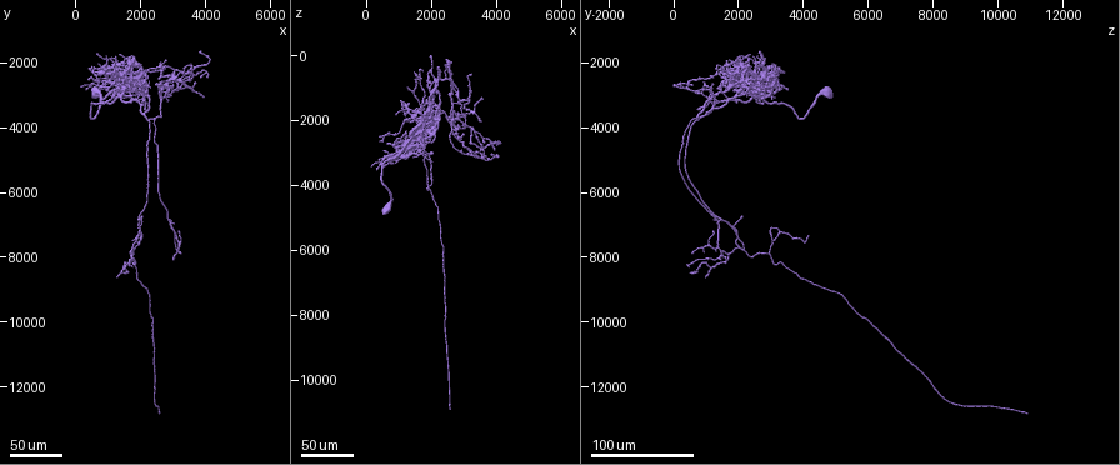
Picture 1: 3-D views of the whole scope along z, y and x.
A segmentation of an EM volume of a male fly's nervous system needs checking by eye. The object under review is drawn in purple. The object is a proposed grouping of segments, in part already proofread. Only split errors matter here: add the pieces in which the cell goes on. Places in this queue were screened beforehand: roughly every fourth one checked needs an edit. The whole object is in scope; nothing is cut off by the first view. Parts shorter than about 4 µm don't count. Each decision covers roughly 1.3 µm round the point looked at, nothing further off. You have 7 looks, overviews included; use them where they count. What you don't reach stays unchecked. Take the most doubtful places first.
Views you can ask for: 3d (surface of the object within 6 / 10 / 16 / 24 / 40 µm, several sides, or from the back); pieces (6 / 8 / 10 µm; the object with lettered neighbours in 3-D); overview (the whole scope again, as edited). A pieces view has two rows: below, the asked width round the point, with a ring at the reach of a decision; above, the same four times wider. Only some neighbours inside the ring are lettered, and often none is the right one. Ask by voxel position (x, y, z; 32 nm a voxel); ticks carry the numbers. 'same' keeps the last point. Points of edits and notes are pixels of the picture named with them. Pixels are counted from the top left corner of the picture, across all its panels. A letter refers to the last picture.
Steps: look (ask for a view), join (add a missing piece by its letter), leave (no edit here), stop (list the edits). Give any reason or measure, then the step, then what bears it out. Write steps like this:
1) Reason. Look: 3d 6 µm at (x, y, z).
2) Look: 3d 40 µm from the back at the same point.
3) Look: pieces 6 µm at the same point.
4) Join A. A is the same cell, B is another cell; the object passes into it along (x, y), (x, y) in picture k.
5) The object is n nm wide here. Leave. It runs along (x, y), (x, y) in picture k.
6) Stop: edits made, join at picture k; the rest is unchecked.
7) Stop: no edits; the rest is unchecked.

Free end. Look: 3d 40 µm at (3400, 2300, 2100).

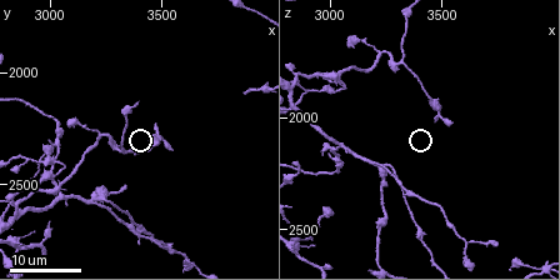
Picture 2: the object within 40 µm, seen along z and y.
Look: pieces 8 µm at (3460, 2230, 2010).

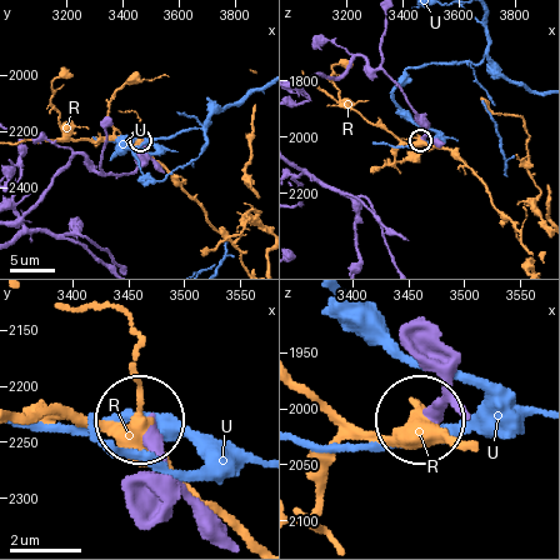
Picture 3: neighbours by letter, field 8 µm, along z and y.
Leave. R and U are other cells; none of them fits.

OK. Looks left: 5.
Look: 3d 40 µm at (1100, 2300, 1400).

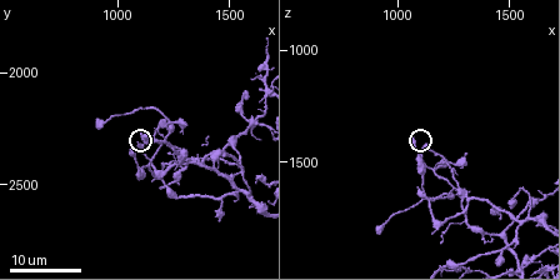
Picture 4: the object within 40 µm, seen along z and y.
See the neighbours. Look: pieces 6 µm at (1050, 2340, 1380).

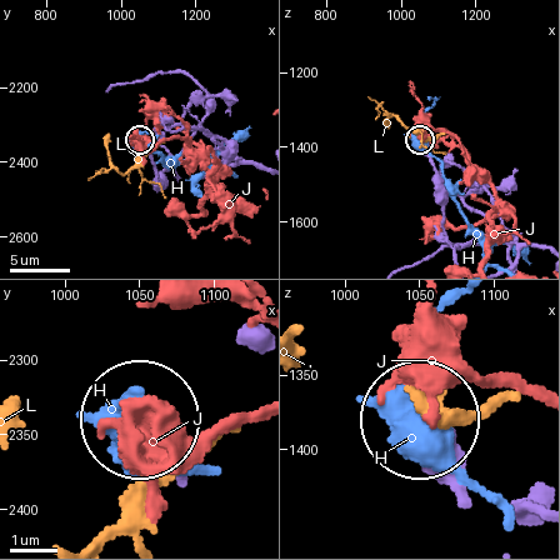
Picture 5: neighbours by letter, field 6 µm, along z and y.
The object is 440 nm wide here. Leave. H, J and L are other cells; no lettered piece goes on from it.

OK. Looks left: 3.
End of a long branch. Look: 3d 40 µm at (3000, 7800, 2100).

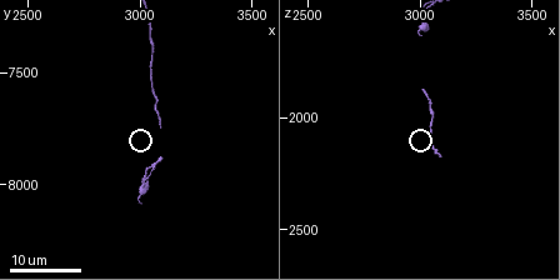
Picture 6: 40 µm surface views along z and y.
Look: pieces 8 µm at (3090, 7750, 2170).

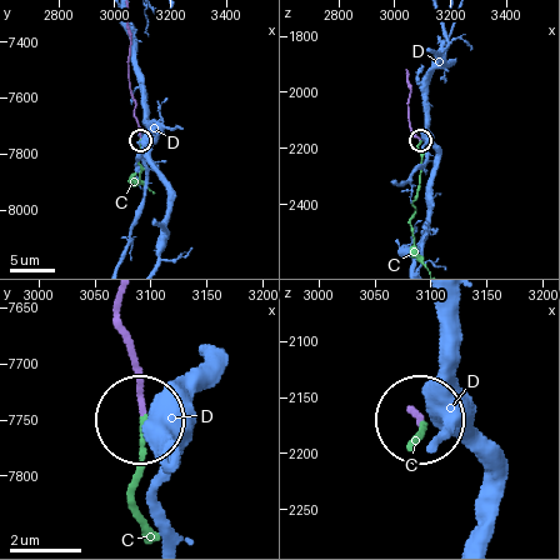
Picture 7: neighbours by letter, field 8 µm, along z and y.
Join C. C is the same cell, D is another cell; the object passes into it along (118, 315), (144, 401), (135, 491), (144, 533) in picture 7; the cell continues.

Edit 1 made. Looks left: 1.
Stop: edits made, join at picture 7; the rest is unchecked.

